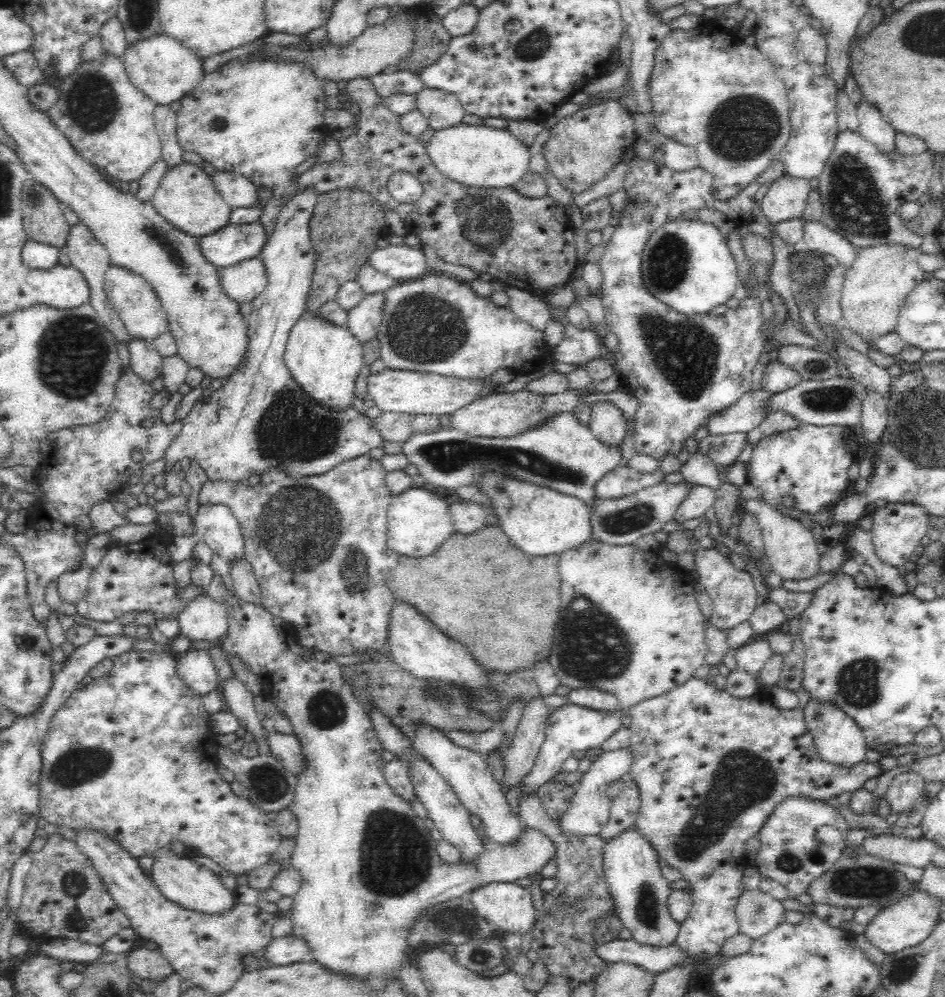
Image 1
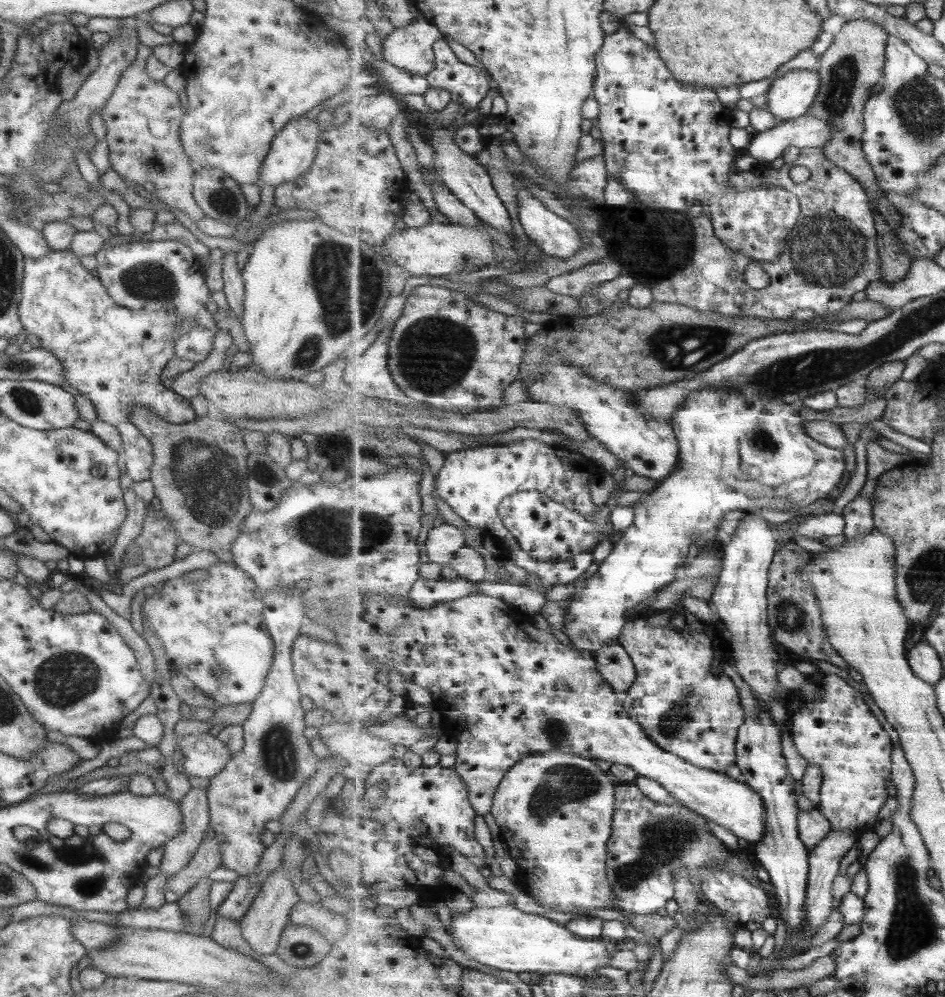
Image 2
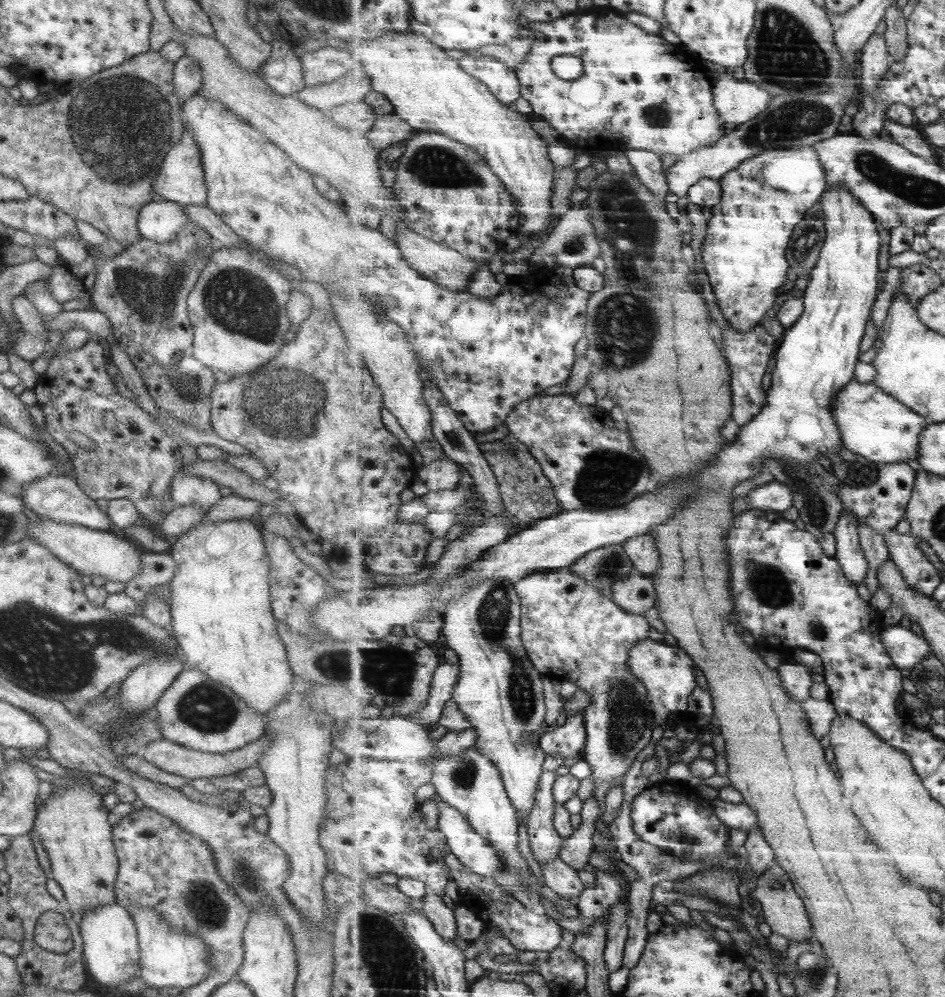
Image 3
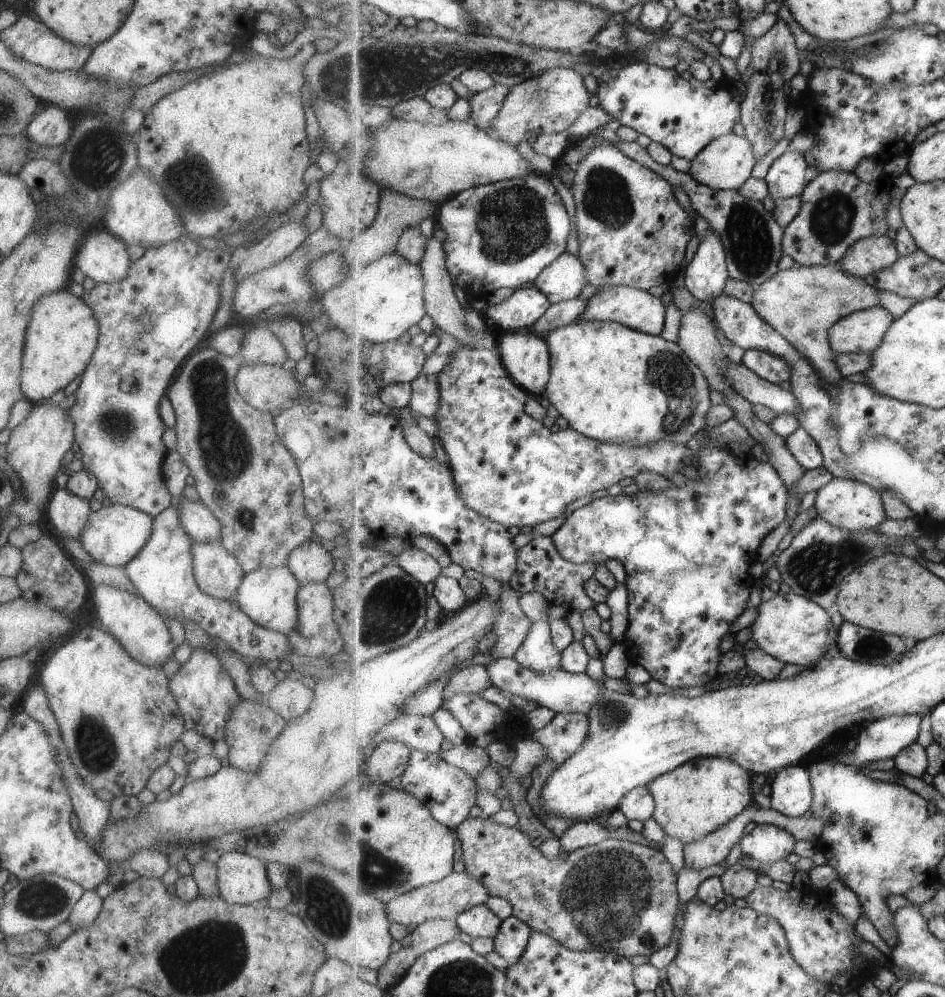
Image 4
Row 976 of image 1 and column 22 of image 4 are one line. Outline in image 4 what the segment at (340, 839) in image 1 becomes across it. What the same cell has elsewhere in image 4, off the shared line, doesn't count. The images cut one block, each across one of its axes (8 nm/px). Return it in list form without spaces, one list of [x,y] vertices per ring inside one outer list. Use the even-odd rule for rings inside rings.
[[[67,288],[41,295],[31,309],[30,321],[25,329],[20,370],[23,396],[34,404],[45,402],[54,392],[81,375],[95,350],[97,337],[97,321],[92,310],[79,297],[71,295]]]

